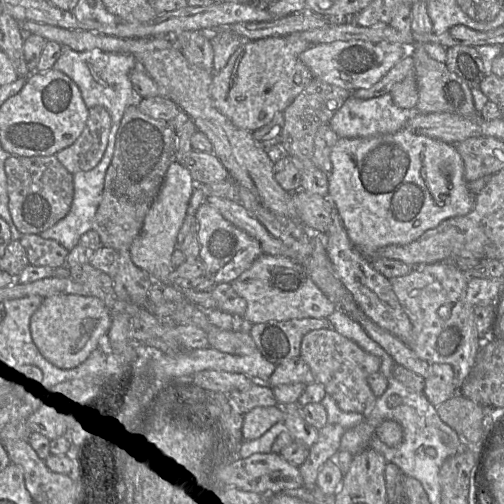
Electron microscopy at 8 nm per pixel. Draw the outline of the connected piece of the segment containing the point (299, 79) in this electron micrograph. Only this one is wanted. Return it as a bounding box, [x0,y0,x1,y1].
[210,36,313,132]

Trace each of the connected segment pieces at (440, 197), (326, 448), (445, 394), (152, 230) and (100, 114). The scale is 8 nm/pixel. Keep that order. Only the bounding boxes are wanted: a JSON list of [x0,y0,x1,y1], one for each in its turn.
[[328,128,476,257],[299,424,345,486],[423,363,457,408],[130,160,194,284],[55,106,111,173]]

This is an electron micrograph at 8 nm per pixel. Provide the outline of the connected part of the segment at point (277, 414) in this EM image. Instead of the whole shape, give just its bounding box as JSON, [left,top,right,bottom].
[242,406,284,440]

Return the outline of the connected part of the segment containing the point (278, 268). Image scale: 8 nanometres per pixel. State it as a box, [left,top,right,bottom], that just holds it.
[231,254,336,325]

